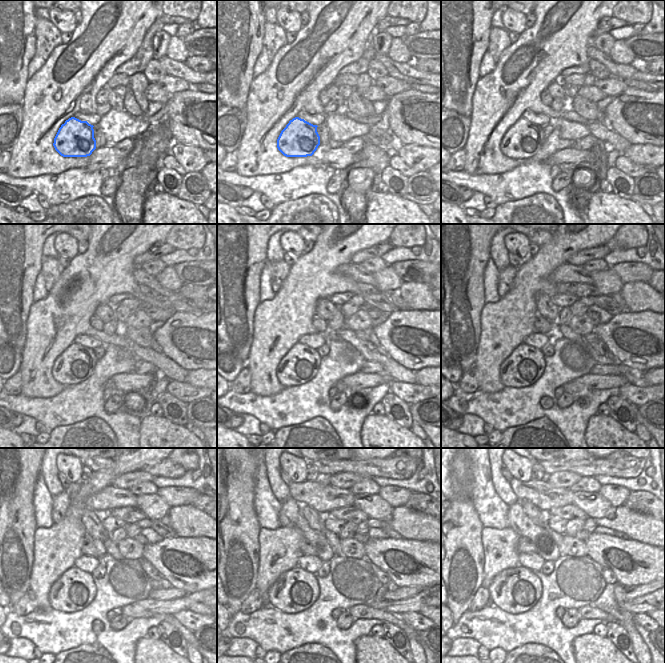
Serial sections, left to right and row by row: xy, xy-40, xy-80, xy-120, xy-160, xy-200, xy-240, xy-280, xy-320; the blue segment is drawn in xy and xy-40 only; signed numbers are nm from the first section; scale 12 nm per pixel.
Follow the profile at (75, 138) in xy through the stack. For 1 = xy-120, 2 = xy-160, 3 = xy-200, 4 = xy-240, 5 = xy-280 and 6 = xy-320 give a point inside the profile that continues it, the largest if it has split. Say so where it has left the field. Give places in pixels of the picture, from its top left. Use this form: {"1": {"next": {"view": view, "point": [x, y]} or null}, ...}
{"1": {"next": {"view": "xy-120", "point": [76, 364]}}, "2": {"next": {"view": "xy-160", "point": [299, 366]}}, "3": {"next": {"view": "xy-200", "point": [525, 365]}}, "4": {"next": {"view": "xy-240", "point": [75, 589]}}, "5": {"next": {"view": "xy-280", "point": [296, 590]}}, "6": {"next": {"view": "xy-320", "point": [515, 590]}}}

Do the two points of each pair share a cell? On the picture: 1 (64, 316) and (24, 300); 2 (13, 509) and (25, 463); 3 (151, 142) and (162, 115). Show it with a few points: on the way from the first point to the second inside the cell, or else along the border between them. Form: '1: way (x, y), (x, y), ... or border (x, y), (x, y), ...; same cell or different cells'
1: border (34, 302), (29, 310), (25, 325); different cells
2: way (13, 498), (20, 474); same cell
3: border (166, 122), (150, 127); different cells

